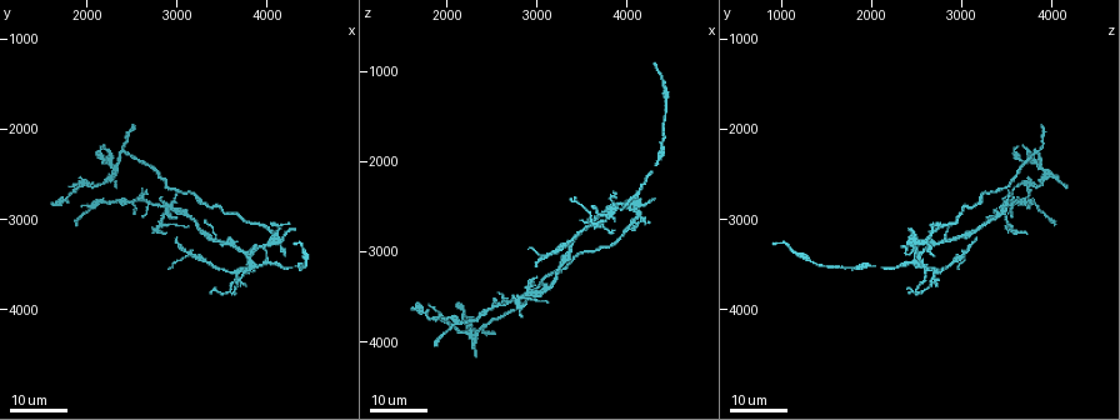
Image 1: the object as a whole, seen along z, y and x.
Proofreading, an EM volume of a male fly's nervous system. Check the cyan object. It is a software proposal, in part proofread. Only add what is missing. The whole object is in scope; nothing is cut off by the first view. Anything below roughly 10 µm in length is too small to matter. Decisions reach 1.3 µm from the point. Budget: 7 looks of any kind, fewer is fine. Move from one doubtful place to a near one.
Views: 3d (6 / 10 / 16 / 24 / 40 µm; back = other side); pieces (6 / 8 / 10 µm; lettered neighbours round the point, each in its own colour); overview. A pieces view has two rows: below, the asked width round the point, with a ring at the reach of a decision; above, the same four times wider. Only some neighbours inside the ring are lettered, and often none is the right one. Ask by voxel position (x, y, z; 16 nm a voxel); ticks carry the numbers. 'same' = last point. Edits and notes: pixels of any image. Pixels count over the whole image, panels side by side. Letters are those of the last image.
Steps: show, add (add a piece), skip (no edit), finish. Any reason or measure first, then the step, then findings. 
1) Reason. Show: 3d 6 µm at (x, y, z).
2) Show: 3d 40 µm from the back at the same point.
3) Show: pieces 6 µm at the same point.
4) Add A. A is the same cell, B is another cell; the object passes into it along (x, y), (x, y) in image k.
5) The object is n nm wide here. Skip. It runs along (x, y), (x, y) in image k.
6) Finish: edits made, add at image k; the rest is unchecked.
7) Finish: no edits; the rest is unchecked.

Free end. Show: 3d 16 µm at (3000, 3250, 3150).

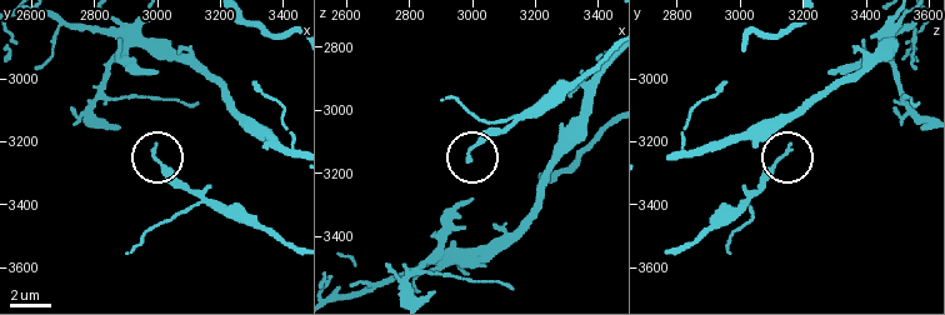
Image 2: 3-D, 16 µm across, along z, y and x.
Show: pieces 8 µm at (2990, 3210, 3160).

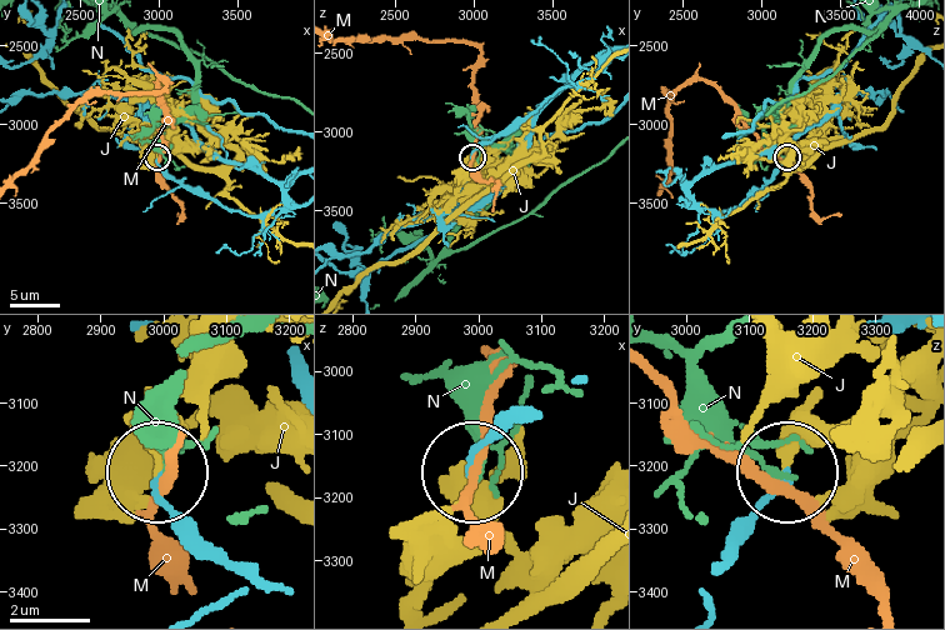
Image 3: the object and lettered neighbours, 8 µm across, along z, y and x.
The object is 150 nm wide here. Skip. J, M and N are other cells; it runs along (234, 565), (174, 505), (164, 478) in image 3; none of them fits.

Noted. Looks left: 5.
Stops while still wide. Show: 3d 24 µm at (4050, 3000, 2750).

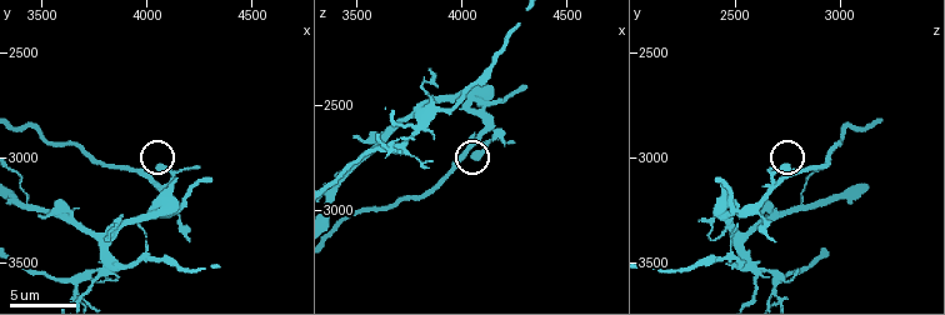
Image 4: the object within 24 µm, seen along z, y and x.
Show: pieces 6 µm at (4060, 3040, 2740).

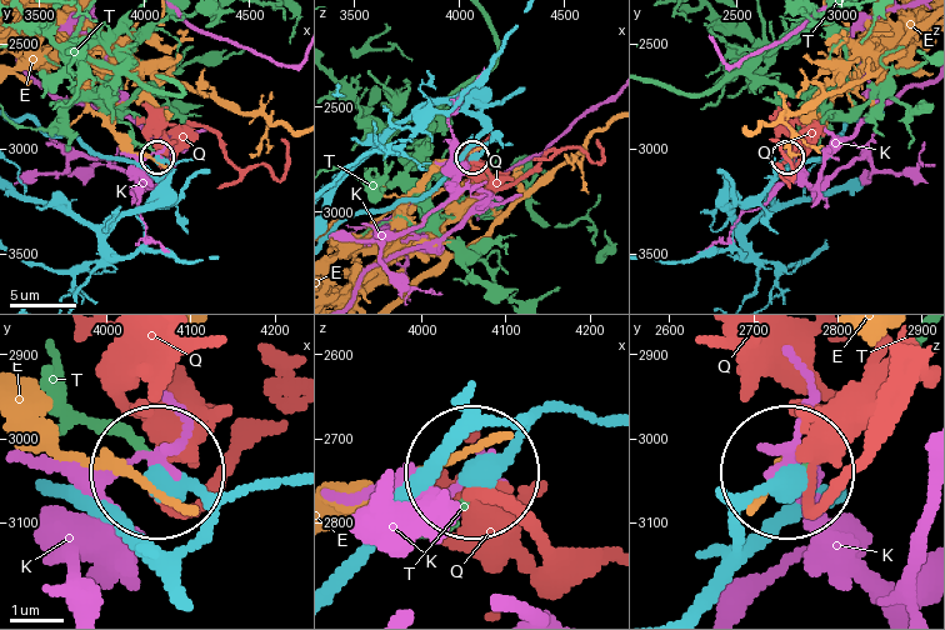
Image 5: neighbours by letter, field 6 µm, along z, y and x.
Skip. E, K, Q and T are other cells; it runs along (780, 524), (740, 546), (744, 510), (776, 475) in image 5; no lettered piece goes on from it.

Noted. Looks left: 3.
Branch stops here. Show: pieces 8 µm at (4290, 3100, 2410).

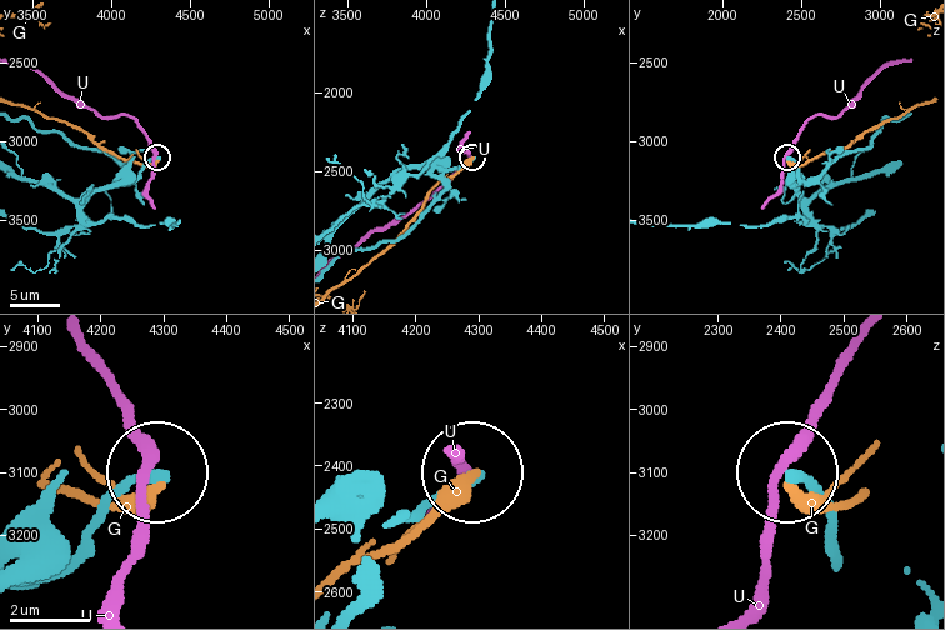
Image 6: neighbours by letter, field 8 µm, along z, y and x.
Skip. G and U are other cells; it runs along (395, 524), (473, 476) in image 6; none of them fits.

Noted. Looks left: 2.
Show: 3d 24 µm at (4350, 3300, 900).

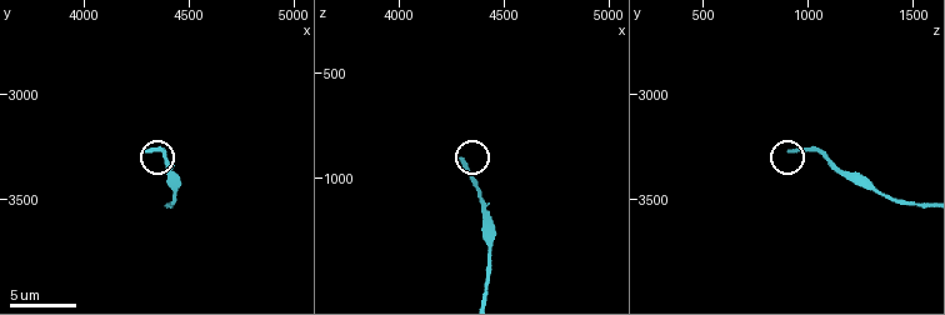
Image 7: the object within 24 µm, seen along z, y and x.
Show: pieces 6 µm at (4300, 3260, 910).

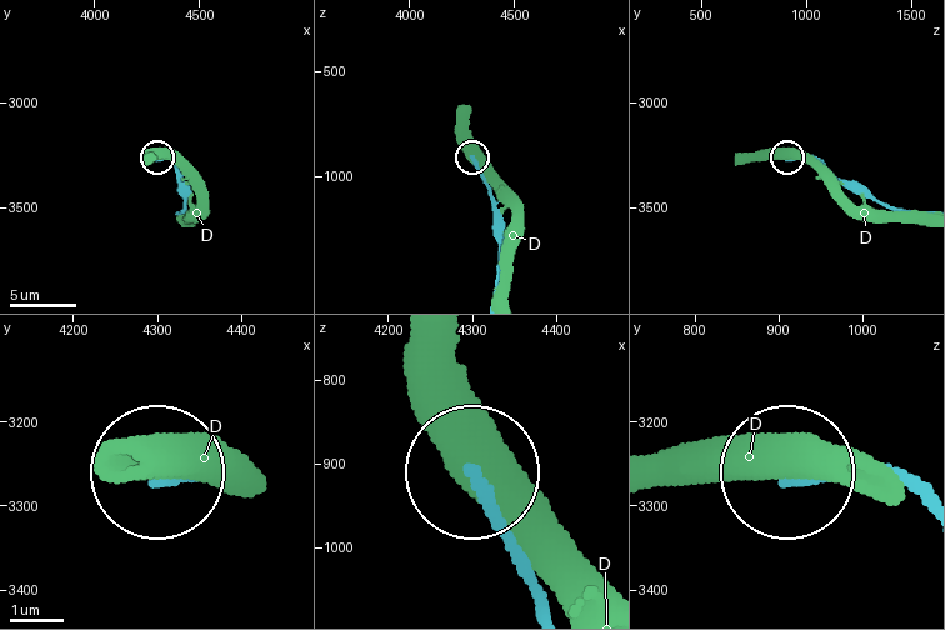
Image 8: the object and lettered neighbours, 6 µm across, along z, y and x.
Skip. D is another cell; it runs along (920, 500), (879, 474), (790, 474) in image 8; none of them fits.

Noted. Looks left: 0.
Finish: no edits; the rest is unchecked.

